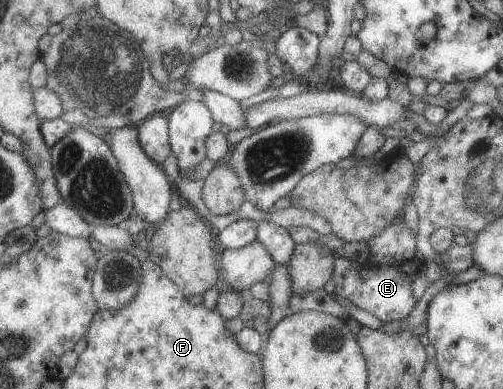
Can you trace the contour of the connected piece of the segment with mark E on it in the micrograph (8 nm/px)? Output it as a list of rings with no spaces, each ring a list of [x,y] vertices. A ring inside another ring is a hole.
[[[404,222],[390,223],[376,237],[364,242],[345,242],[338,250],[332,251],[332,266],[334,269],[332,271],[332,280],[335,284],[333,293],[339,295],[339,297],[345,297],[359,309],[364,309],[367,313],[371,313],[381,323],[405,319],[417,301],[410,288],[411,280],[417,276],[413,273],[415,271],[415,265],[413,265],[415,251],[417,251],[416,238],[407,229]]]

